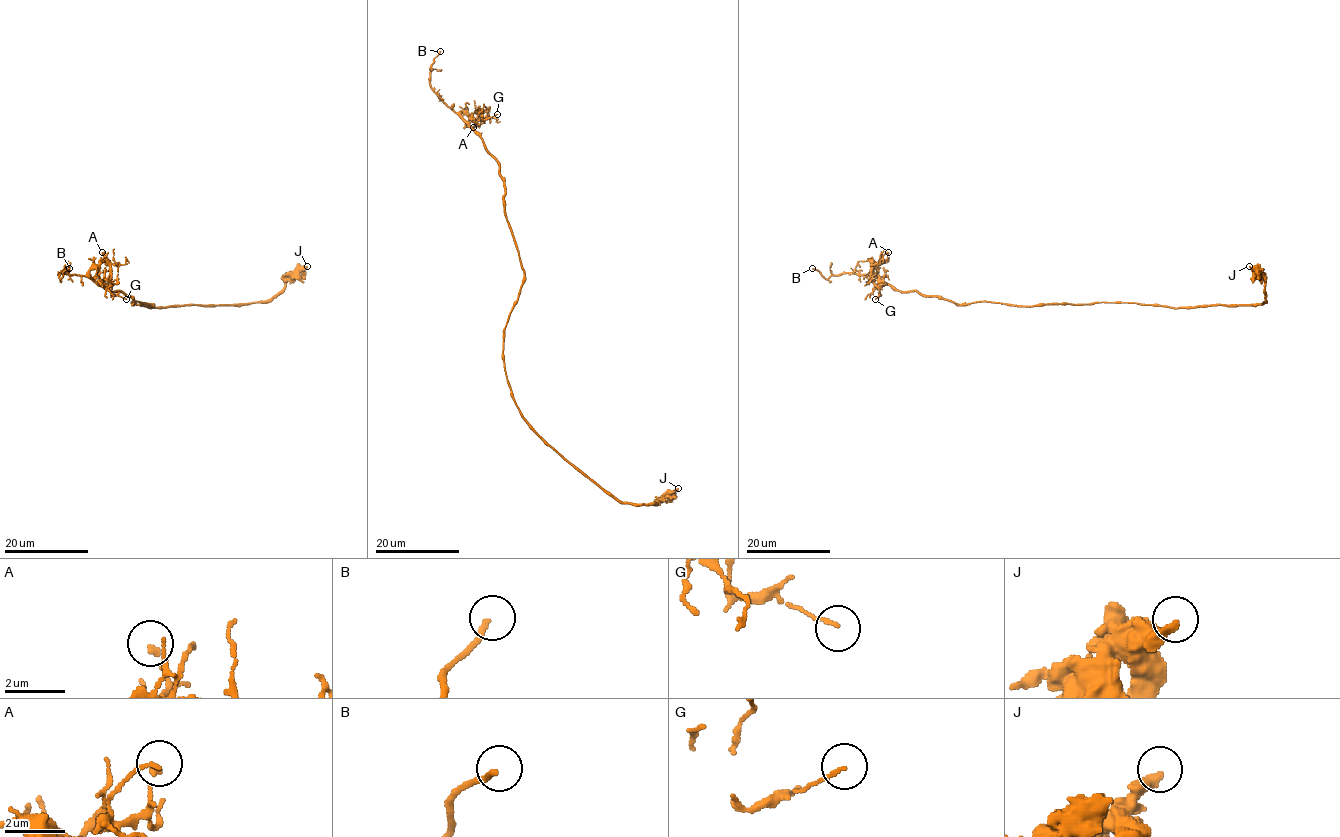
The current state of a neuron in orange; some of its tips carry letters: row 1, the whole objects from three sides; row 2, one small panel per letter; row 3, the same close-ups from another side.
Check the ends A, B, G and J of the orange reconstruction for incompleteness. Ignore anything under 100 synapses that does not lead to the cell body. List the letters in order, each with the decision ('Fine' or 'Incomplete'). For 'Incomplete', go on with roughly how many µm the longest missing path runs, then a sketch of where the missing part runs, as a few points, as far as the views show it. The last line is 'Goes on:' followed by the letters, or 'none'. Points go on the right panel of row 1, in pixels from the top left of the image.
A: Fine
B: Incomplete. Missing length about 40 µm. Course of what is missing: (812, 268), (808, 268), (796, 252), (791, 190), (782, 174), (767, 163)
G: Fine
J: Fine
Goes on: B

